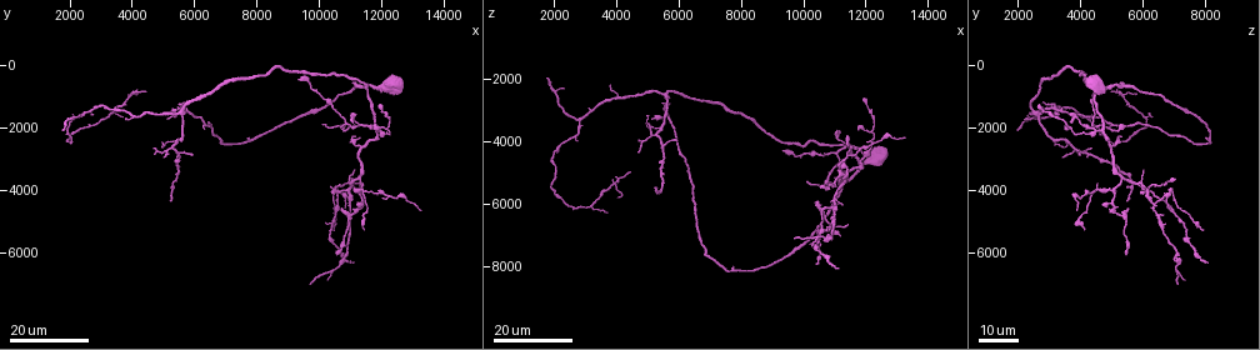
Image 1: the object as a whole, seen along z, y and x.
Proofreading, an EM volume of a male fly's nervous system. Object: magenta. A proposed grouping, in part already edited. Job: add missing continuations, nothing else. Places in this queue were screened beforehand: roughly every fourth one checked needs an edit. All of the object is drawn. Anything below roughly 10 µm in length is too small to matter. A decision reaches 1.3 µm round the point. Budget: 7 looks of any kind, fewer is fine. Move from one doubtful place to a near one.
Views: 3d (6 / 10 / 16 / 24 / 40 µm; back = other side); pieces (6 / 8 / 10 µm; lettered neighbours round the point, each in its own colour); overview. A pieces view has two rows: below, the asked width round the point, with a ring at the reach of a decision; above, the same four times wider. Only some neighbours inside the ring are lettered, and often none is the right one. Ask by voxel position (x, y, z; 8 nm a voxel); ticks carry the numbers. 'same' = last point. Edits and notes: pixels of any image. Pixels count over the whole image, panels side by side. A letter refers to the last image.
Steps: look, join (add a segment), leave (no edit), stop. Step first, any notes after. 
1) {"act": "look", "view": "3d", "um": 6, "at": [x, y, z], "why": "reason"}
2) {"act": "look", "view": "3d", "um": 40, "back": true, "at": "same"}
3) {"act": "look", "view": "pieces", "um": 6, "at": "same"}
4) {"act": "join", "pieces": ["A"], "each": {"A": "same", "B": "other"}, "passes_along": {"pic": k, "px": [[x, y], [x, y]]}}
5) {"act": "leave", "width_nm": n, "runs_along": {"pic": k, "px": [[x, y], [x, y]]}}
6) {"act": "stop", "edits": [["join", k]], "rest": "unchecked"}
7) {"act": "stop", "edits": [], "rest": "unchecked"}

{"act": "look", "view": "3d", "um": 16, "at": [1700, 2000, 2000], "why": "end of a long branch"}

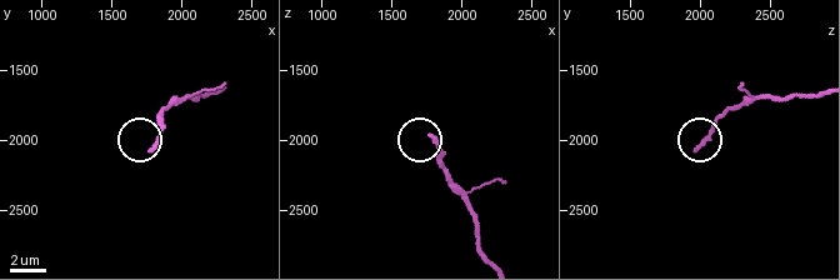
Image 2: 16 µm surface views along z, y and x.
{"act": "look", "view": "3d", "um": 6, "at": [1760, 2060, 1980]}

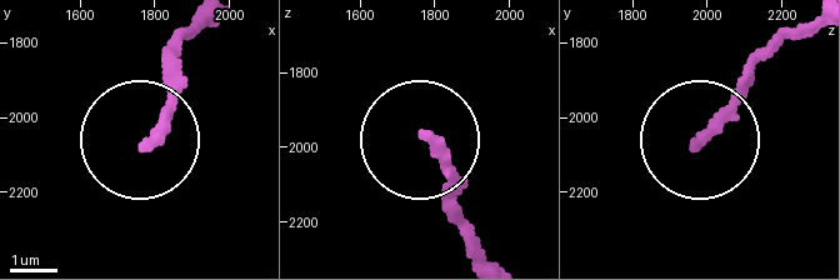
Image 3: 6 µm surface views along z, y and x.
{"act": "look", "view": "pieces", "um": 6, "at": [1780, 2070, 1970], "why": "see the neighbours"}

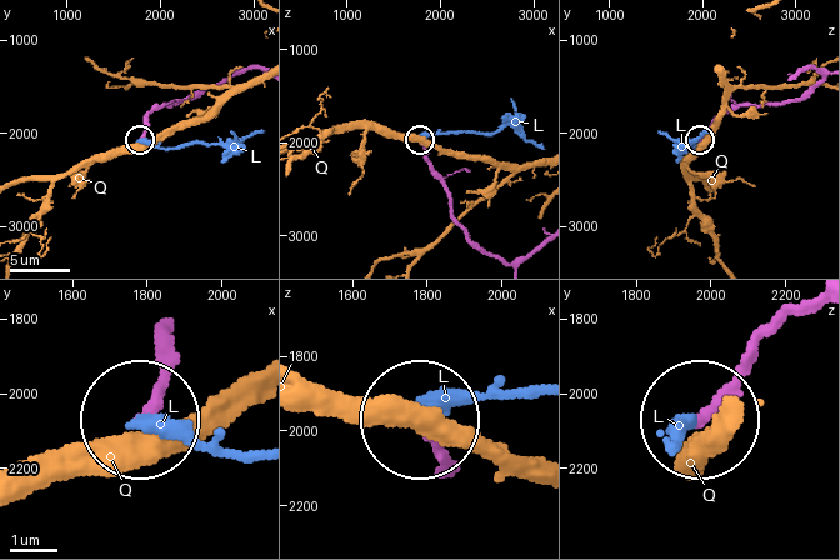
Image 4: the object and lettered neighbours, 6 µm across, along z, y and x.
{"act": "leave", "each": {"L": "other", "Q": "other"}, "runs_along": {"pic": 4, "px": [[805, 304], [701, 419]]}, "found": "no lettered segment goes on from it"}

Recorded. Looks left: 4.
{"act": "look", "view": "3d", "um": 24, "at": [10600, 6100, 5400], "why": "end of a long branch"}

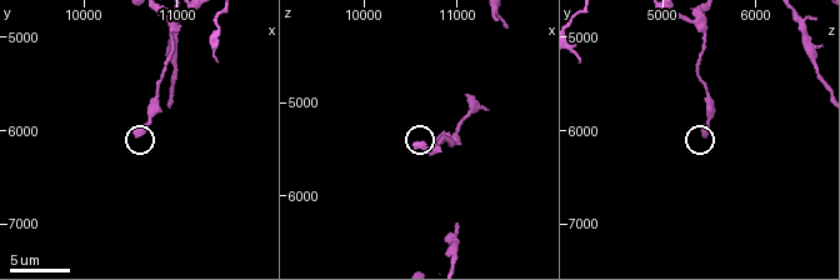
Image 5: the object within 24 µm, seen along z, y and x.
{"act": "look", "view": "pieces", "um": 10, "at": [10600, 6050, 5450]}

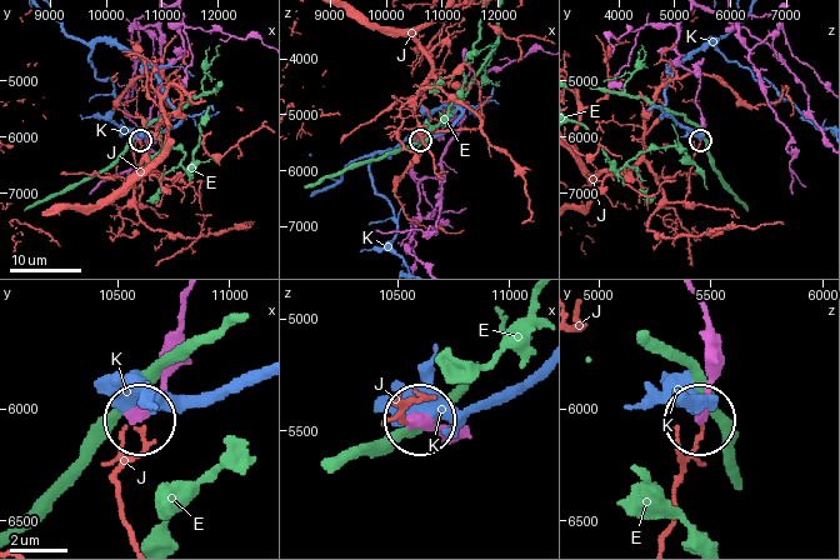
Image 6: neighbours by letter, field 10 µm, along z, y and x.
{"act": "leave", "width_nm": 470, "each": {"E": "other", "J": "other", "K": "other"}, "runs_along": {"pic": 6, "px": [[698, 304], [708, 333], [703, 416]]}, "found": "none of them fits"}

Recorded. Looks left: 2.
{"act": "look", "view": "3d", "um": 16, "at": [10700, 4500, 5500], "why": "free end"}

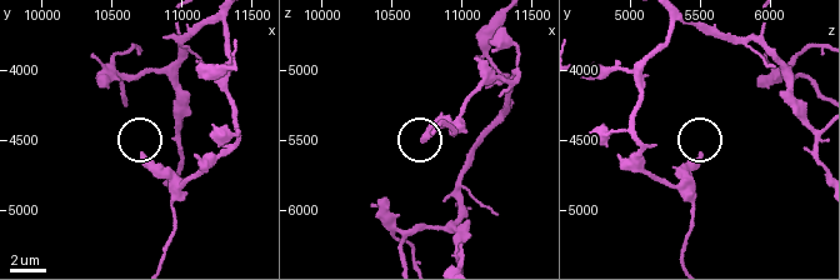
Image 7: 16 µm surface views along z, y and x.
{"act": "look", "view": "pieces", "um": 6, "at": [10700, 4620, 5520]}

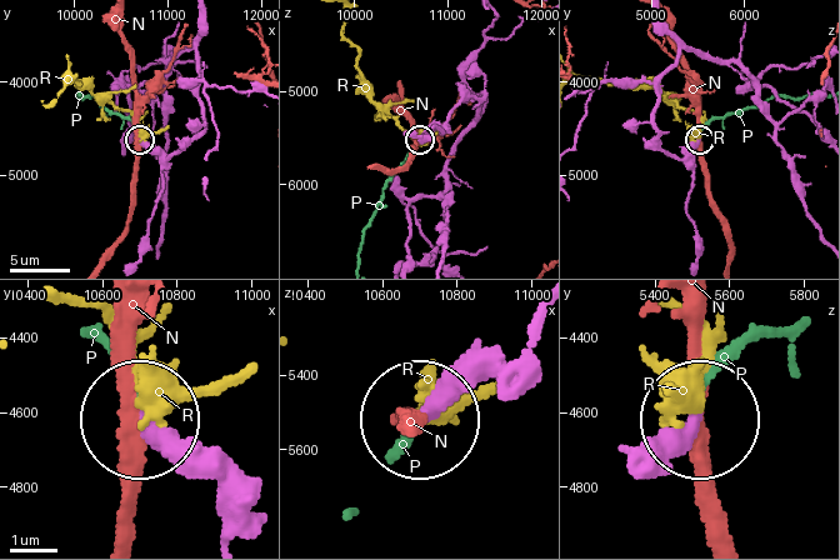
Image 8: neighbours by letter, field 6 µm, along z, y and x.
{"act": "join", "pieces": ["P"], "each": {"N": "other", "P": "same", "R": "other"}, "passes_along": {"pic": 8, "px": [[495, 359], [388, 455]]}, "found": "it goes on there"}

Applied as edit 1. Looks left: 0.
{"act": "stop", "edits": [["join", 8]], "rest": "unchecked"}

